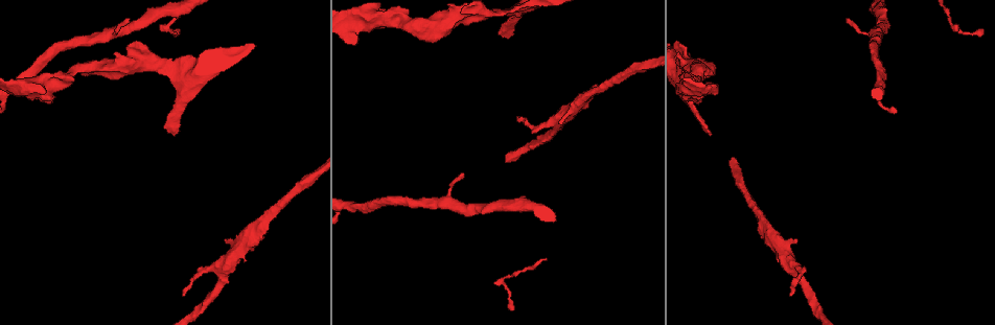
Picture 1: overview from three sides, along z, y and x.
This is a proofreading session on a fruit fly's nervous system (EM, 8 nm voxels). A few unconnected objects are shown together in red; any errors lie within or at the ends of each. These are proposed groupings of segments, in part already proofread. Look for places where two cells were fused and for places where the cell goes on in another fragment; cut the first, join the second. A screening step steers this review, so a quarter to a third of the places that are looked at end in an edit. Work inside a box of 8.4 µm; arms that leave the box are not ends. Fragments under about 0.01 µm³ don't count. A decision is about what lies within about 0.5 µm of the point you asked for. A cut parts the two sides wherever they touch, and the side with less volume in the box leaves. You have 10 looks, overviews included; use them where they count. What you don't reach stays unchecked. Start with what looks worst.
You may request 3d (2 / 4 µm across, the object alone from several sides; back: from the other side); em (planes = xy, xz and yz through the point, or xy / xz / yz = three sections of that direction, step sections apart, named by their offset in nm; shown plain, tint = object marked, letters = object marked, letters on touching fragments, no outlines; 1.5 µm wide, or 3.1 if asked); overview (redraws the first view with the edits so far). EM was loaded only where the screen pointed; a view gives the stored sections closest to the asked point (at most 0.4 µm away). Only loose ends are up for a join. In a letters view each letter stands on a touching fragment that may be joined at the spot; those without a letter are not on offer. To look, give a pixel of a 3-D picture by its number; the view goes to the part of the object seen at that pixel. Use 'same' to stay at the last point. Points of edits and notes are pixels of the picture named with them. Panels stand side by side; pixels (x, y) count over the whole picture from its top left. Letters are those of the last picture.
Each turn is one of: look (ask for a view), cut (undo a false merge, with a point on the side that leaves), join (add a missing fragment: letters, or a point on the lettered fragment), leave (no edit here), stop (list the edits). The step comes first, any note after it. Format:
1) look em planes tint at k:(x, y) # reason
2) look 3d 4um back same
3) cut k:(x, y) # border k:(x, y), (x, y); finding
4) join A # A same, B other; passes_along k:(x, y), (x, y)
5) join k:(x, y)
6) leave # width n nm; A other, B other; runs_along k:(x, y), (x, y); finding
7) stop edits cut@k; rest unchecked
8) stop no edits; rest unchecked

look em yz step 4 tint at 1:(174, 135) # branch stops here

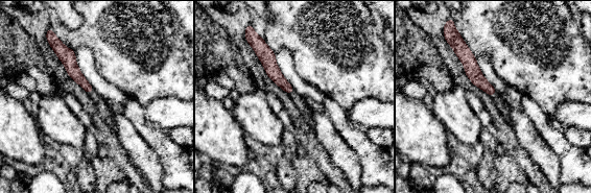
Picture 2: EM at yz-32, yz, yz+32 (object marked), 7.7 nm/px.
look em planes letters same

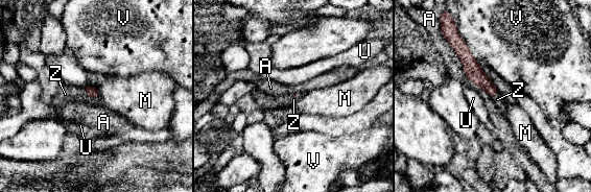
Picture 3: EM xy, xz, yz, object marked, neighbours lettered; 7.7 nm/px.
join Z # A other, M other, U other, V other, Z same; the cell continues

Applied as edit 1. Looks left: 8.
look overview # see it whole again

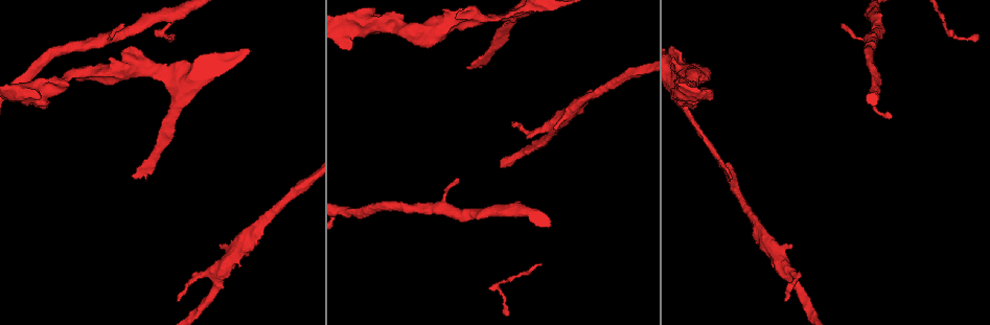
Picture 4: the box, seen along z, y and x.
look 3d 2um at 4:(456, 179)

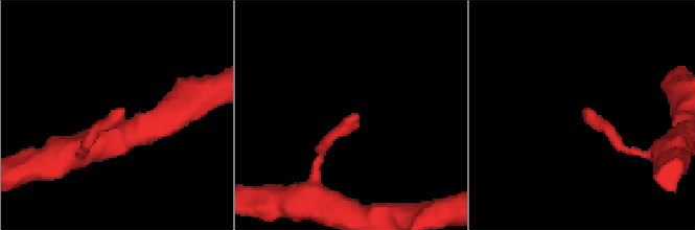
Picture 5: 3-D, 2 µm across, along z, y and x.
look em planes letters at 5:(118, 108)

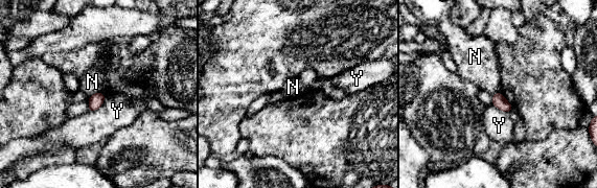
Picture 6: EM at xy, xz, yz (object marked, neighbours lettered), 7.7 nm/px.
leave # longest_contact Y 190 nm; N other, Y other; border 6:(101, 92), (95, 92), (89, 97); none of them fits

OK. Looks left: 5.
look 3d 4um at 4:(167, 66) # free end

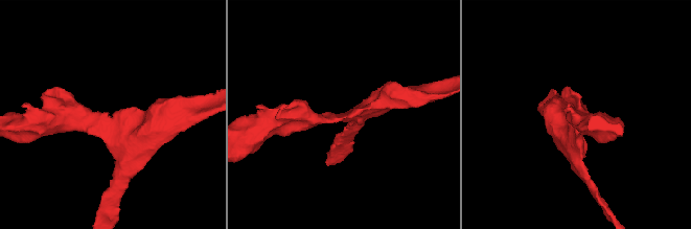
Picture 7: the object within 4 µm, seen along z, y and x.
look em planes plain at 7:(110, 116)

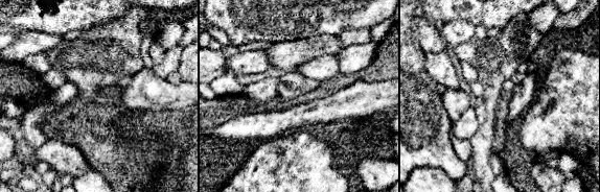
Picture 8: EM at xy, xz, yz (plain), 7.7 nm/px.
look em planes letters same # what lies round it

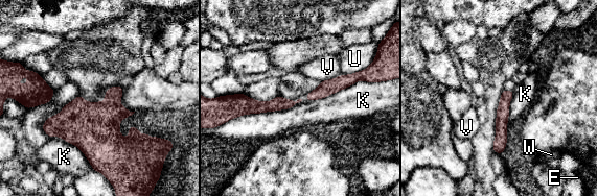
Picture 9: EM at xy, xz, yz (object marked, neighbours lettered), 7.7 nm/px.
leave # longest_contact K 600 nm; E other, K other, U other, V other, W other; runs_along 9:(510, 93), (504, 101), (499, 150); none of them fits

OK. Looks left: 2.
look em xz step 8 tint at 4:(89, 79) # an open end

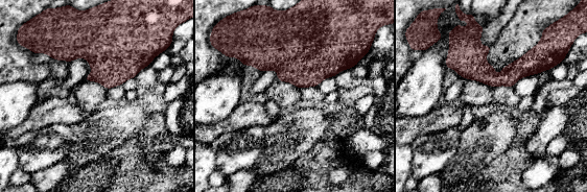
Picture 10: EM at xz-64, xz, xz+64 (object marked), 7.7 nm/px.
look em planes letters same

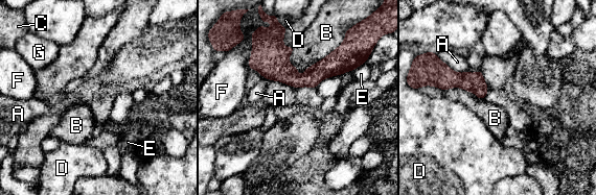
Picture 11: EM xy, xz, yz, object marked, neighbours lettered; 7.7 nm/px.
leave # A other, B other, C other, D other, E other, F other, G other; border 11:(351, 27), (335, 49), (304, 70); none of them fits

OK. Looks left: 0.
stop edits join@3; rest unchecked

